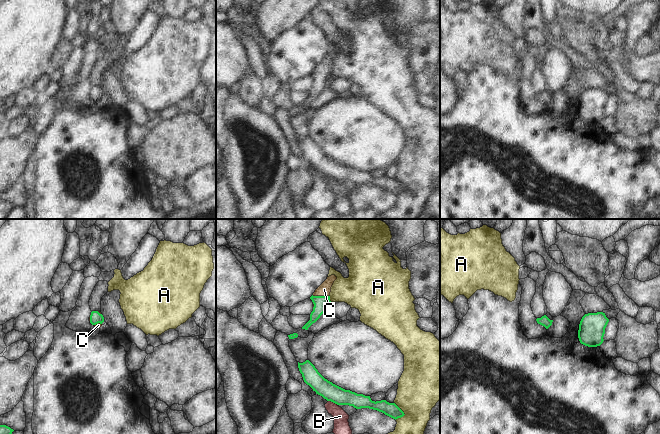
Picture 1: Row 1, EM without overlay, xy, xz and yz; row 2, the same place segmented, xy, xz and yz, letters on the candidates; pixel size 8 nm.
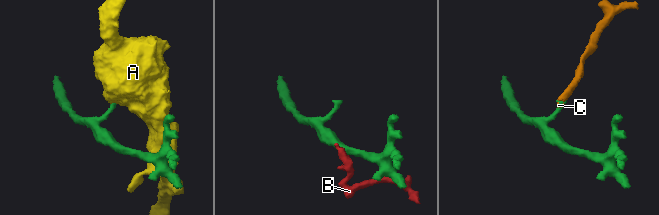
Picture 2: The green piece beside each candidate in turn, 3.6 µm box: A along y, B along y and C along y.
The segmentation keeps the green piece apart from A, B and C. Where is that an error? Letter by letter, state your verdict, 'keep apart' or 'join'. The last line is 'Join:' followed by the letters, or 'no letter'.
A: keep apart
B: keep apart
C: join
Join: C

